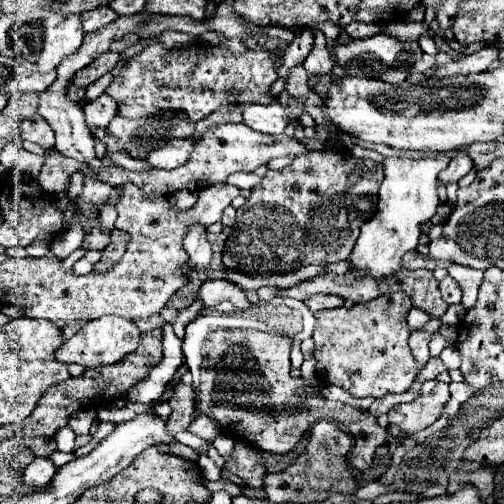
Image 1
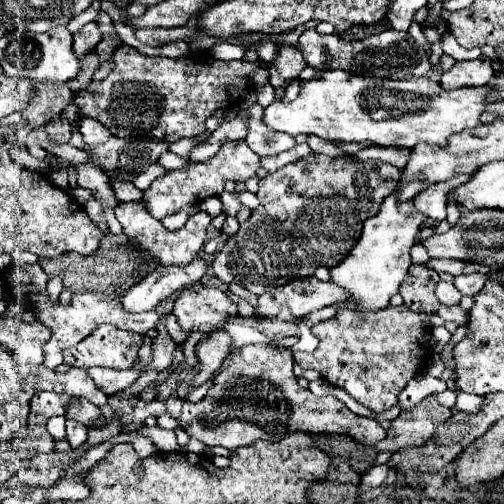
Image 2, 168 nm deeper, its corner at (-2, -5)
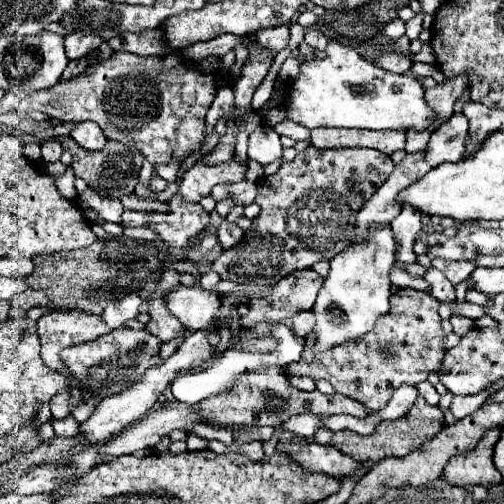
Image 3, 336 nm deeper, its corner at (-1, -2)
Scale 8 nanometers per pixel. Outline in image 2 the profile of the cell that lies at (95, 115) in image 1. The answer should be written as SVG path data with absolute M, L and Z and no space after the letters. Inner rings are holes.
M88 116L80 120L80 134L88 146L96 146L110 138L110 130L106 126L102 126L98 120L88 118Z

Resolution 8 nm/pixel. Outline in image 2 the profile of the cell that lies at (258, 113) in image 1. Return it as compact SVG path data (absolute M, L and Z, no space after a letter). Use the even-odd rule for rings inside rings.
M322 70L302 84L294 102L274 100L264 110L264 124L270 130L290 136L314 134L340 142L372 142L396 148L414 148L422 142L448 146L452 134L480 126L488 92L490 86L470 86L448 92L428 78L356 78L344 70Z

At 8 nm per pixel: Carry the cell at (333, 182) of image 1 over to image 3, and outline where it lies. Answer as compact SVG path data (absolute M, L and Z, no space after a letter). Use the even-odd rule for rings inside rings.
M307 147L291 163L283 163L275 175L259 181L255 203L261 207L261 215L243 241L223 251L211 269L221 279L235 283L277 283L297 269L309 269L317 261L331 261L349 247L355 215L391 171L391 157L375 149Z

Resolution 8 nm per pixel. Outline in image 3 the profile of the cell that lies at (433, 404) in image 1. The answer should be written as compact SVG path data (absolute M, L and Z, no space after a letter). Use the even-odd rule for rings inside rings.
M421 397L417 399L417 403L413 405L413 409L407 413L407 417L397 419L397 421L383 421L377 431L369 437L363 437L355 431L343 429L343 431L335 431L331 437L333 447L337 447L341 453L353 457L355 461L365 461L365 463L377 463L385 457L405 457L407 453L419 449L425 441L433 439L439 431L443 429L443 411L437 405L429 405L427 401L423 401Z

